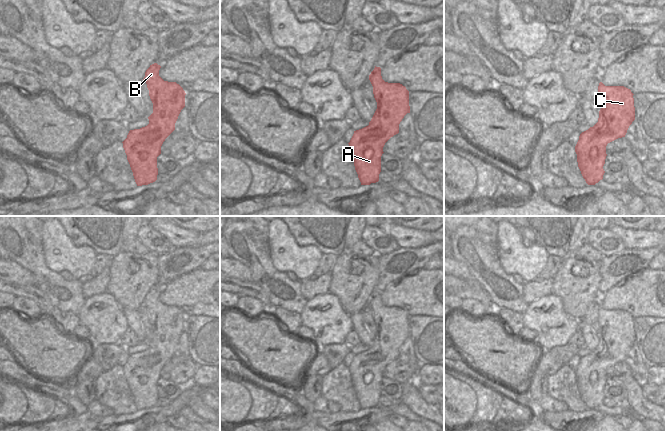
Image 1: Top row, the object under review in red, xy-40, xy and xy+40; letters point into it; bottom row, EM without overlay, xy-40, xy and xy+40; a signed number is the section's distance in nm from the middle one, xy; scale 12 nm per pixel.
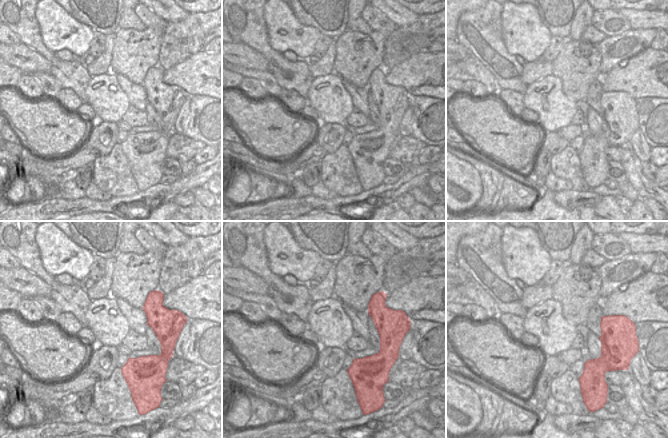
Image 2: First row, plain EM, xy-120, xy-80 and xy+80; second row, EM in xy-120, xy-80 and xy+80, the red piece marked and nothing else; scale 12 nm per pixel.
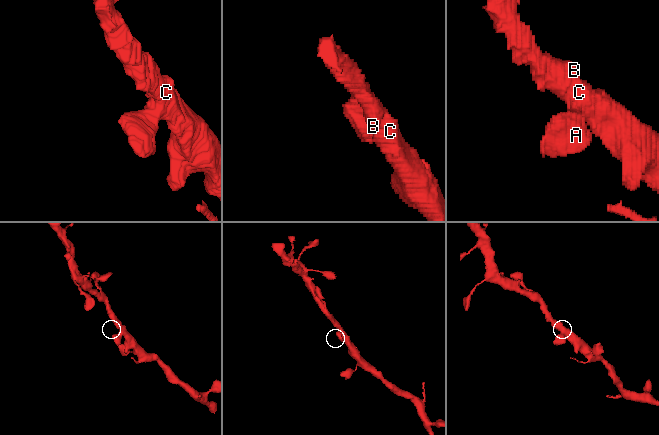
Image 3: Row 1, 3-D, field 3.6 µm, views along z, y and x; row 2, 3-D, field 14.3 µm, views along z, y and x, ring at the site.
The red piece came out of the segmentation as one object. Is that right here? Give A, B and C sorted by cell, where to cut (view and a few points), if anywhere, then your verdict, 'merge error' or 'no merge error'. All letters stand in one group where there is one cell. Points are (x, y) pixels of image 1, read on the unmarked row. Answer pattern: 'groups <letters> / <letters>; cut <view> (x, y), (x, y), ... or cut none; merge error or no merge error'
groups A B C; cut none; no merge error

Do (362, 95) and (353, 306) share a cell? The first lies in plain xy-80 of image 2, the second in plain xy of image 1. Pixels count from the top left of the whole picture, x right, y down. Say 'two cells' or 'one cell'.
two cells

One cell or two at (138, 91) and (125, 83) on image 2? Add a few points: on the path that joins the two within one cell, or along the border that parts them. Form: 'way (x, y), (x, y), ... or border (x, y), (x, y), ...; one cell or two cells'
way (135, 91), (128, 86); one cell

